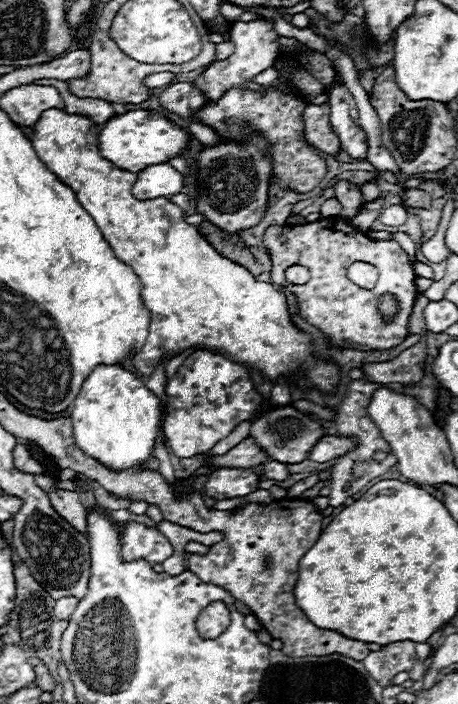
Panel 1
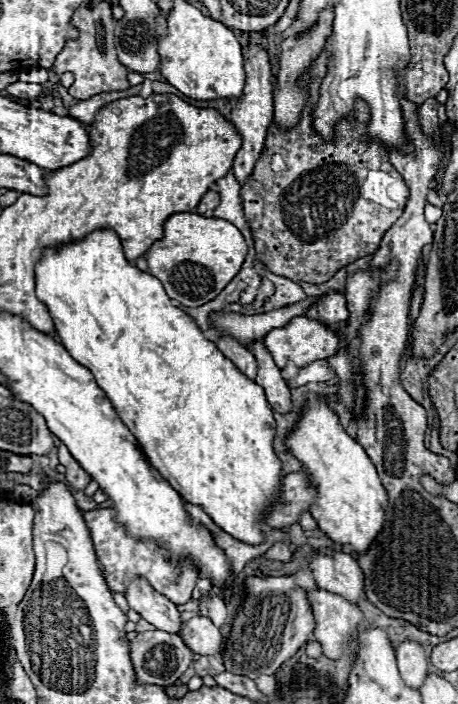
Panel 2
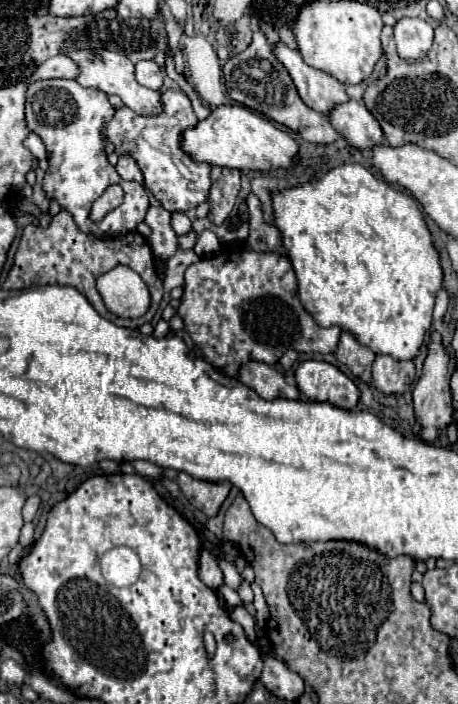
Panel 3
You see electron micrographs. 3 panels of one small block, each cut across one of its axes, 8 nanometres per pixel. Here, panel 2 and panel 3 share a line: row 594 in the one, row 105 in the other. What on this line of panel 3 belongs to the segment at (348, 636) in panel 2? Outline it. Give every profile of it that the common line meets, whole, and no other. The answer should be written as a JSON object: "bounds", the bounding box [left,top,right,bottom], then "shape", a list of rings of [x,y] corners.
{"bounds":[274,42,348,114],"shape":[[[282,42],[274,46],[274,52],[276,52],[278,60],[290,72],[292,82],[296,84],[300,98],[312,110],[322,112],[322,114],[330,114],[330,110],[334,110],[338,104],[344,104],[348,100],[344,86],[336,78],[332,78],[316,68],[310,68],[302,60],[300,52],[288,48]]]}

